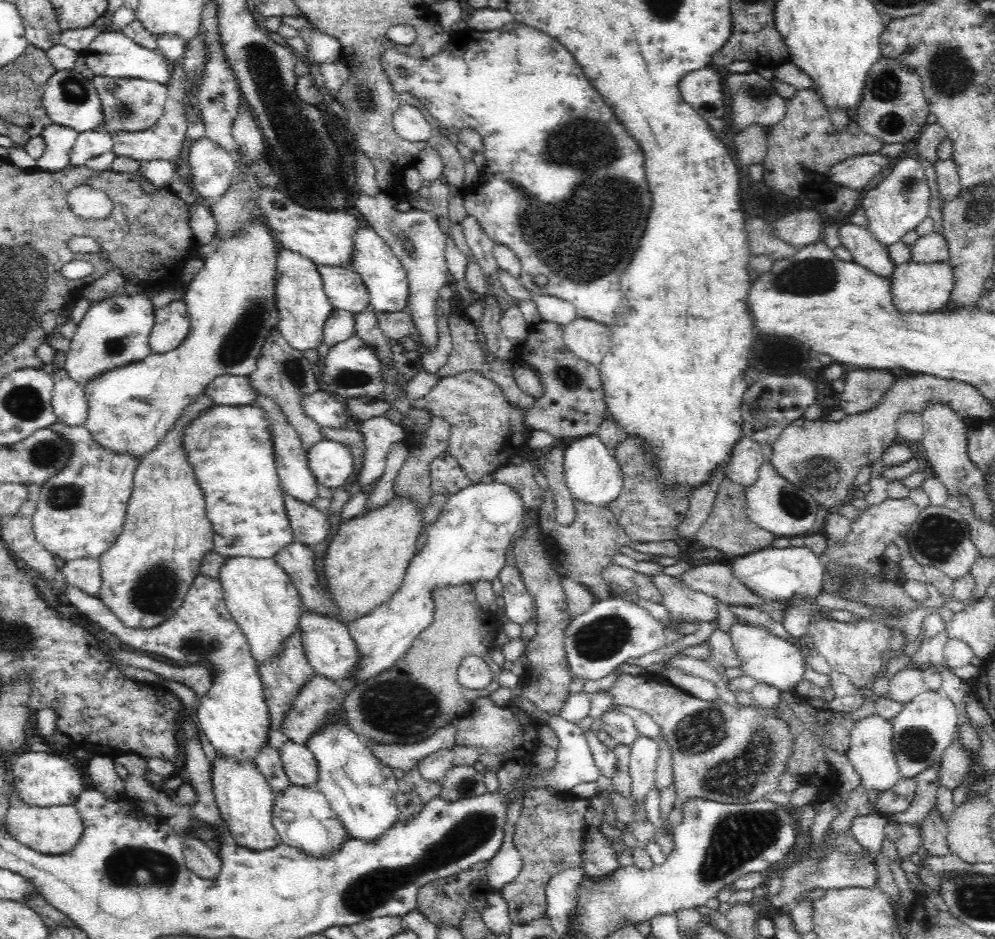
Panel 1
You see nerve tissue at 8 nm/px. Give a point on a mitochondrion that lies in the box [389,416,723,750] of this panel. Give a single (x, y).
(598, 639)

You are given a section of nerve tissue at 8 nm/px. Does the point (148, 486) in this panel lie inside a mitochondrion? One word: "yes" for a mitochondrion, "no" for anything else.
no

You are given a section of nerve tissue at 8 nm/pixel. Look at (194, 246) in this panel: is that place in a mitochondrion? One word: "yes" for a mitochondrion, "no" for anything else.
no

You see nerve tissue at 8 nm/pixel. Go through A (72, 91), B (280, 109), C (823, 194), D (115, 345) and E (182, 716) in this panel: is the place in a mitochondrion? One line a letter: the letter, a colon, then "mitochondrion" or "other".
A: mitochondrion
B: mitochondrion
C: other
D: mitochondrion
E: other

